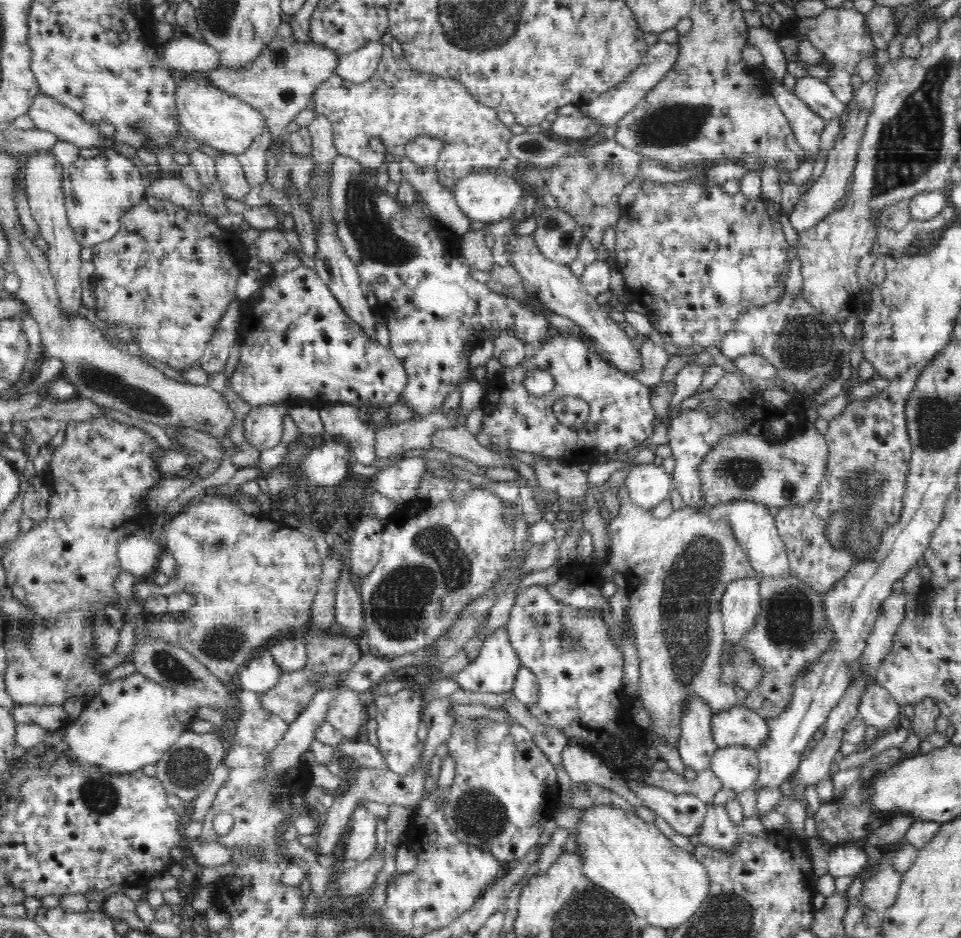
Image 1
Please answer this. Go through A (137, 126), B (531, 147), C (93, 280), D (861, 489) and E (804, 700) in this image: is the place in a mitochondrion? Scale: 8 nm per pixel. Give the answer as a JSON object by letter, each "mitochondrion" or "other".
{"A":"mitochondrion","B":"mitochondrion","C":"other","D":"mitochondrion","E":"other"}

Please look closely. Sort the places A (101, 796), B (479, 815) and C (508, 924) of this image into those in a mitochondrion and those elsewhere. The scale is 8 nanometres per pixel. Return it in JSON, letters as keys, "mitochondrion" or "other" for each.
{"A":"mitochondrion","B":"mitochondrion","C":"other"}

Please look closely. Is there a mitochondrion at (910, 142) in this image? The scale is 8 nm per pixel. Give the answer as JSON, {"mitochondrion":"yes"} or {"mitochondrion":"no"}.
{"mitochondrion":"yes"}

